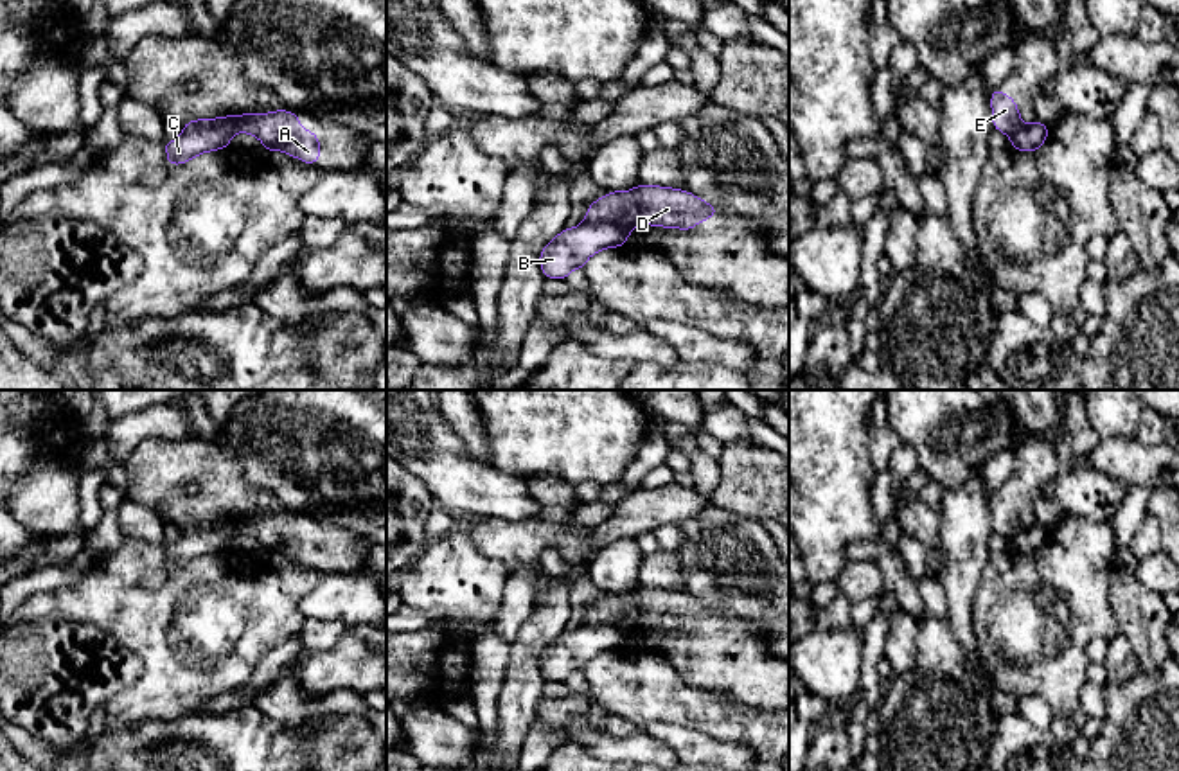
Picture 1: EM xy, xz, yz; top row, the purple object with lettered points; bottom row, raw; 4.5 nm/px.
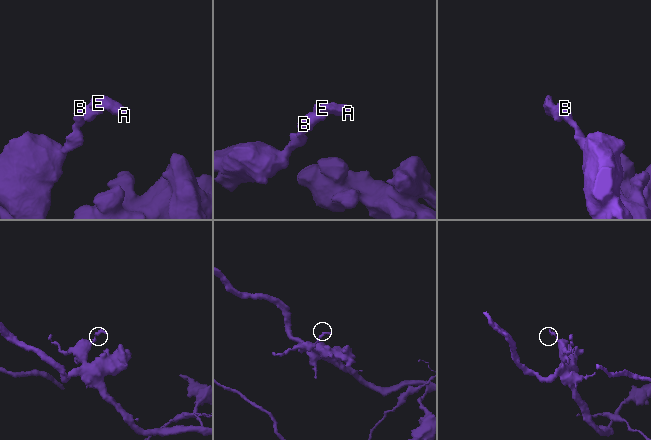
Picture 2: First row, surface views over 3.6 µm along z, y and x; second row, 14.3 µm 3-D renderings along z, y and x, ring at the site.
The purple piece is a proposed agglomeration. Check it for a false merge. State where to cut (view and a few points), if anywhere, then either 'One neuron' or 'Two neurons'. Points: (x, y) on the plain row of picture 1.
Split along xz (586, 620), (624, 620), (633, 629). Two neurons

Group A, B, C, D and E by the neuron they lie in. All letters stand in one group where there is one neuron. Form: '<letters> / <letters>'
A D E / B C

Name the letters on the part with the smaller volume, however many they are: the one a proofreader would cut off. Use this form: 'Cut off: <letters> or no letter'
Cut off: A, D, E

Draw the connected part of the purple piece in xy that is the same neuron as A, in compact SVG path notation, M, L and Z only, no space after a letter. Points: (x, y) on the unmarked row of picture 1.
M275 512L268 516L248 514L244 518L225 518L216 521L191 521L187 530L223 530L230 537L250 536L262 545L268 555L284 554L307 568L320 564L320 541L302 530L298 516Z

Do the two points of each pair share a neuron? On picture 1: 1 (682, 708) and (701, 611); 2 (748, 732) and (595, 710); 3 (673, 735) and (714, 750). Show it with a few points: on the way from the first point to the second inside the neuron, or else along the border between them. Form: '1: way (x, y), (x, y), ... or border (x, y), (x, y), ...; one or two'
1: border (658, 655), (689, 685), (728, 696); two
2: border (592, 692), (608, 714); two
3: way (683, 741), (696, 750), (703, 750); one

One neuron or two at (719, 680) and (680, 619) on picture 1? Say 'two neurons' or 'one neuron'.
one neuron

